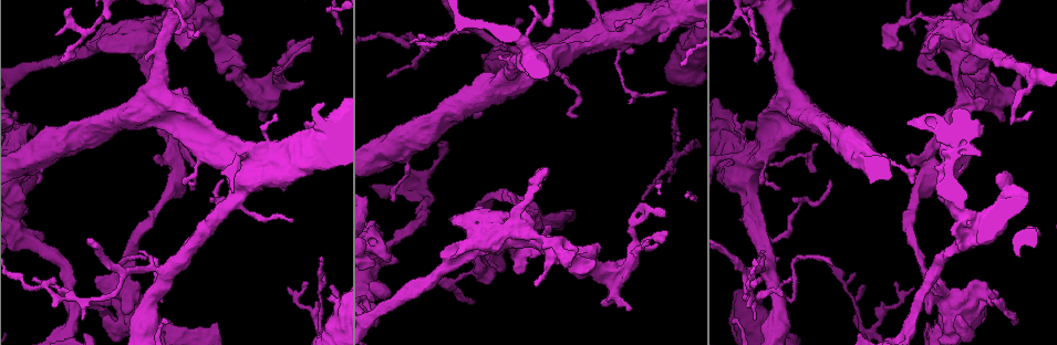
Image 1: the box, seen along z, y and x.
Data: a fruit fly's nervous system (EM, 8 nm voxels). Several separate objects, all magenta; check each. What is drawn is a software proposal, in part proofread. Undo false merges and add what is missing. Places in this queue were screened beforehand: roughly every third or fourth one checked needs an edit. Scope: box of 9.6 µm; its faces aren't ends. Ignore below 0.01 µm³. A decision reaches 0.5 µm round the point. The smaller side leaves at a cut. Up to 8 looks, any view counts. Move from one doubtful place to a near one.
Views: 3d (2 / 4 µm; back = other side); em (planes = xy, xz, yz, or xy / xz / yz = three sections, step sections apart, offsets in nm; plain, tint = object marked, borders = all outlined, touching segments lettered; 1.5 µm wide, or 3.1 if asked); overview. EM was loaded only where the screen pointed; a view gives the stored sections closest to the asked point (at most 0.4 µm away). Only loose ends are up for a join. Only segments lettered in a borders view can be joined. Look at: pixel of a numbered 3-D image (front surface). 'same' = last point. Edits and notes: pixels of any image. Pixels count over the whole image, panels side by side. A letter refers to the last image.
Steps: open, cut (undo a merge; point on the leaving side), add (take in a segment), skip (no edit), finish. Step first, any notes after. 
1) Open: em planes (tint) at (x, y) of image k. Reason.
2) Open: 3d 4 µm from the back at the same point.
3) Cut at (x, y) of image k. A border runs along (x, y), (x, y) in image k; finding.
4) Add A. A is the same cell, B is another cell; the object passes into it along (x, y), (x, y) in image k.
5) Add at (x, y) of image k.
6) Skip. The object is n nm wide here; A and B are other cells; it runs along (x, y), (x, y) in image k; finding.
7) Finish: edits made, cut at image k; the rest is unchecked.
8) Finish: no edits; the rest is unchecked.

Open: em planes (borders) at (1027, 226) of image 1. End of a long branch.

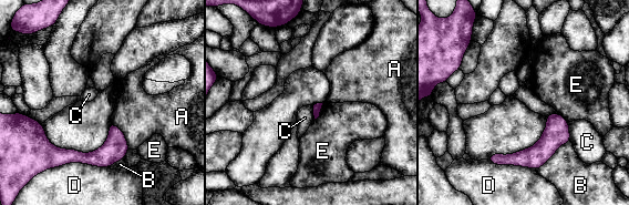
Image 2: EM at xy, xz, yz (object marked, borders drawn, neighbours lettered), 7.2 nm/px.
Skip. A, B, C, D and E are other cells; it runs along (565, 124), (532, 157), (493, 159) in image 2; no lettered segment goes on from it.

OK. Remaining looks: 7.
Open: 3d 4 µm at (20, 178) of image 1. Sudden change in width.

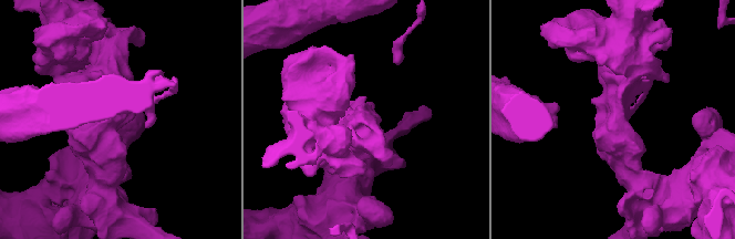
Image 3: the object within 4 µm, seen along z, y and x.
Open: em yz step 4 (tint) at (605, 113) of image 3. Shape alone is not enough.

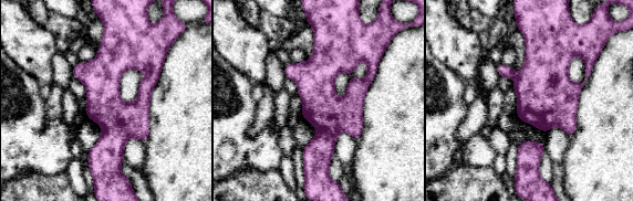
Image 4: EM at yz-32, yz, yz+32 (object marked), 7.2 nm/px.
Open: em planes (borders) at the same point.

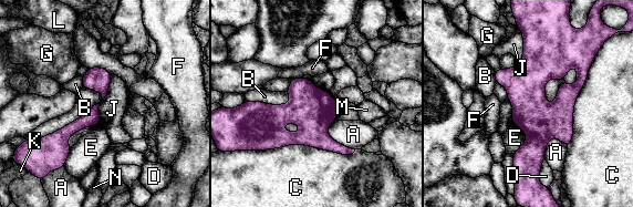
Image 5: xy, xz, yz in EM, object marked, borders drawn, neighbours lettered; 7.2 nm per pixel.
Skip. A, B, C, D, E, F, G, J, K, L, M and N are other cells; a border runs along (112, 74), (99, 122) in image 5; all the same neuron.

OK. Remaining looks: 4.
Open: 3d 4 µm at (675, 108) of image 1. Free end.

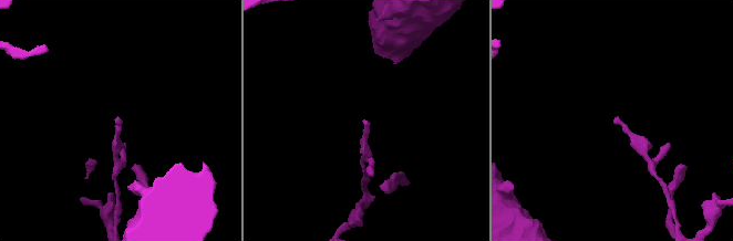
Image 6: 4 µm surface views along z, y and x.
Open: em yz step 8 (borders) at (115, 125) of image 6.

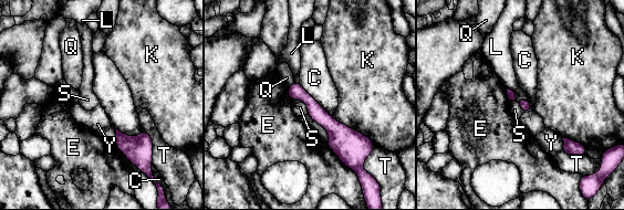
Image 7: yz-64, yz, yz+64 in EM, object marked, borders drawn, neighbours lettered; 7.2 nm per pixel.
Open: em planes (borders) at the same point. Another direction.

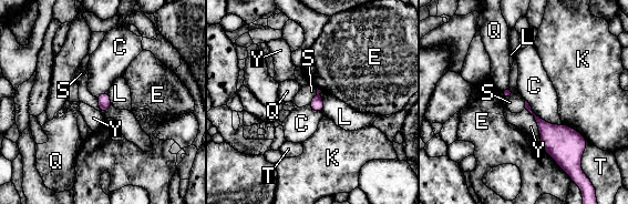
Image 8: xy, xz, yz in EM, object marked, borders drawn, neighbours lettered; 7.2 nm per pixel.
Skip. The longest contact is with C, 340 nm; C, E, K, L, Q, S, T and Y are other cells; a border runs along (96, 98), (100, 110), (104, 113) in image 8; no lettered segment goes on from it.

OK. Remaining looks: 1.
Finish: no edits; the rest is unchecked.

